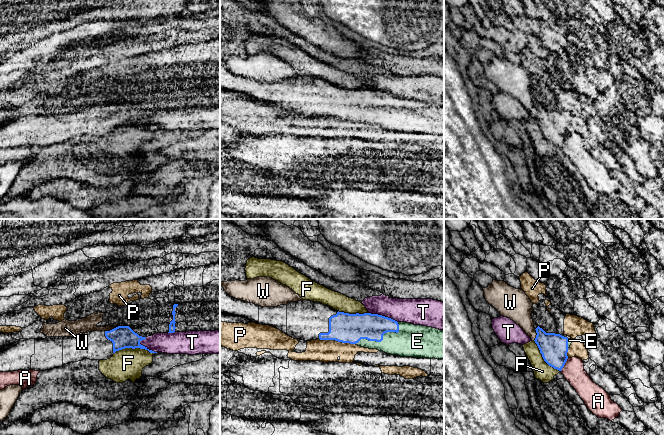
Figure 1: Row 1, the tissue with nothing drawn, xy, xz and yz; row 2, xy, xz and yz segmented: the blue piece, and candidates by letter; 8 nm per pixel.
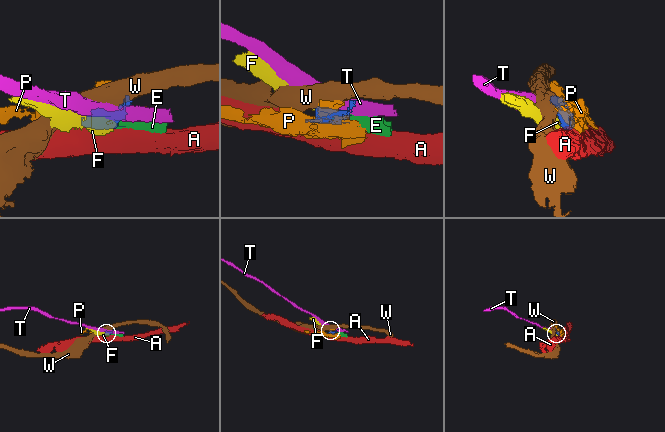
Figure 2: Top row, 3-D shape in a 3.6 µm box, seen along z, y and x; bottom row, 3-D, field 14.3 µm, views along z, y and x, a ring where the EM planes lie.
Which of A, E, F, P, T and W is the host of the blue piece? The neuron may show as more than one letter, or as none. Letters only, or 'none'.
E

